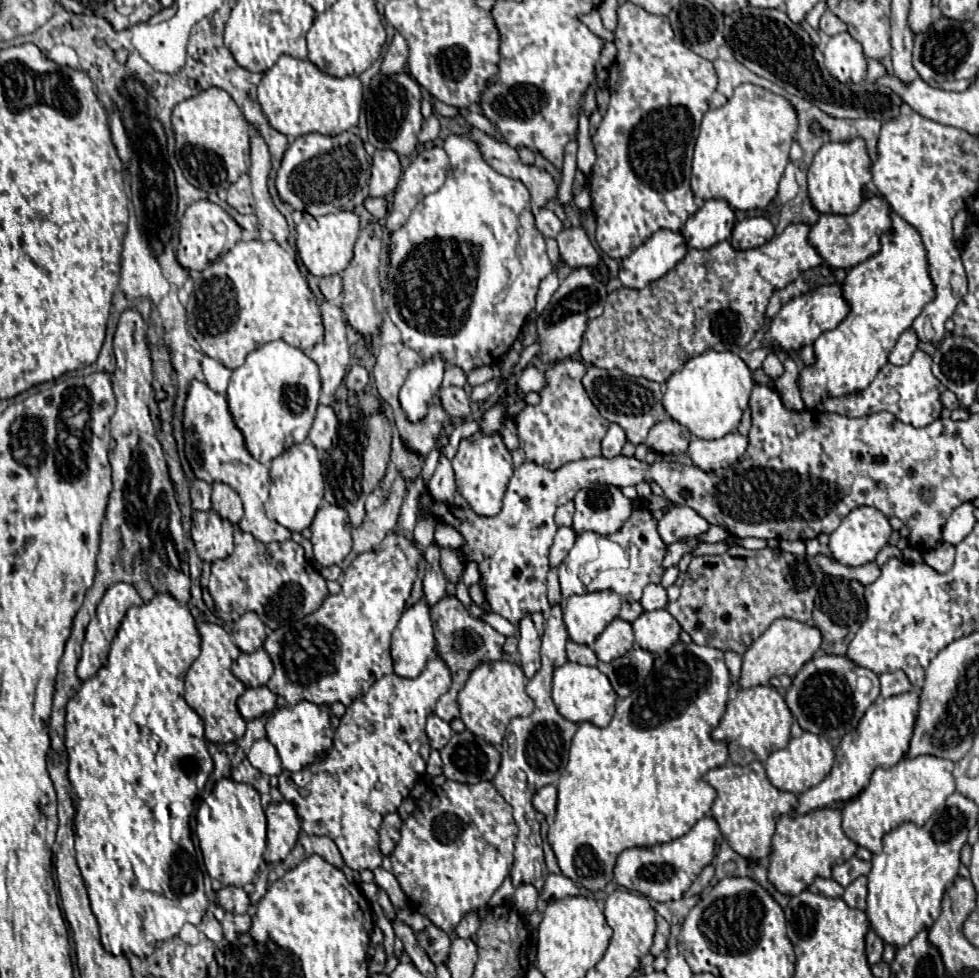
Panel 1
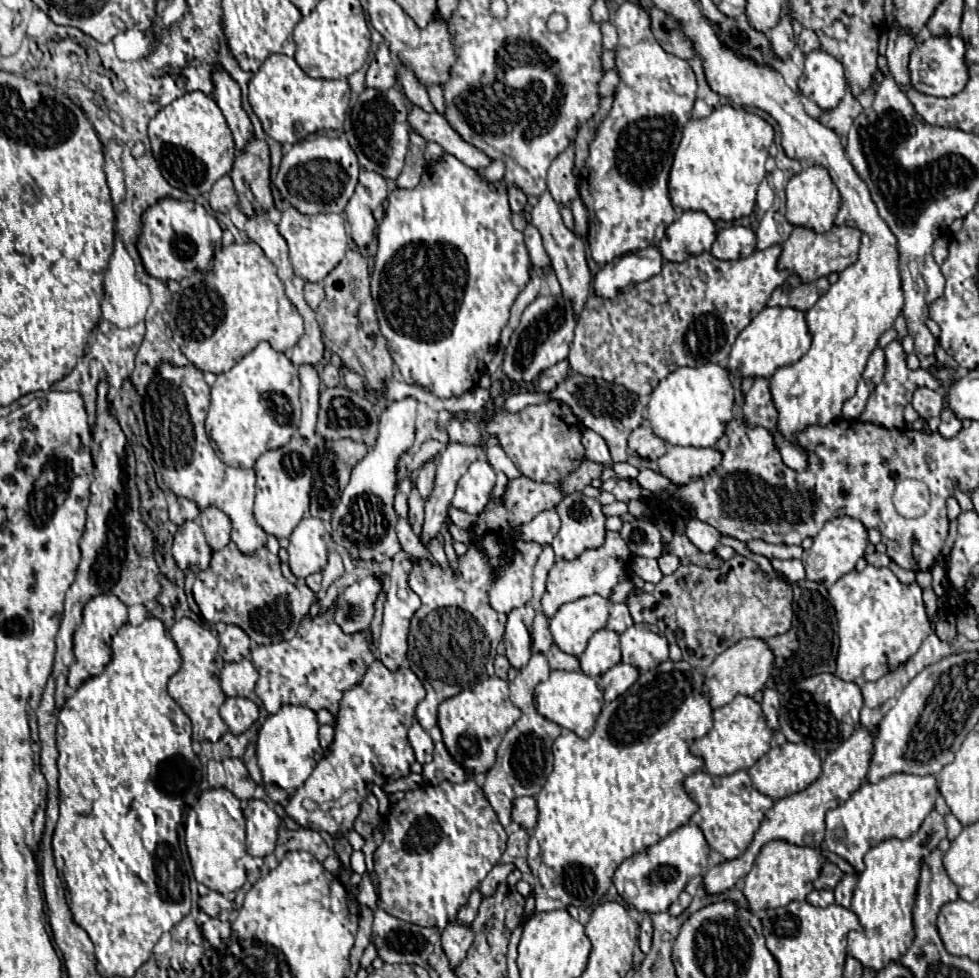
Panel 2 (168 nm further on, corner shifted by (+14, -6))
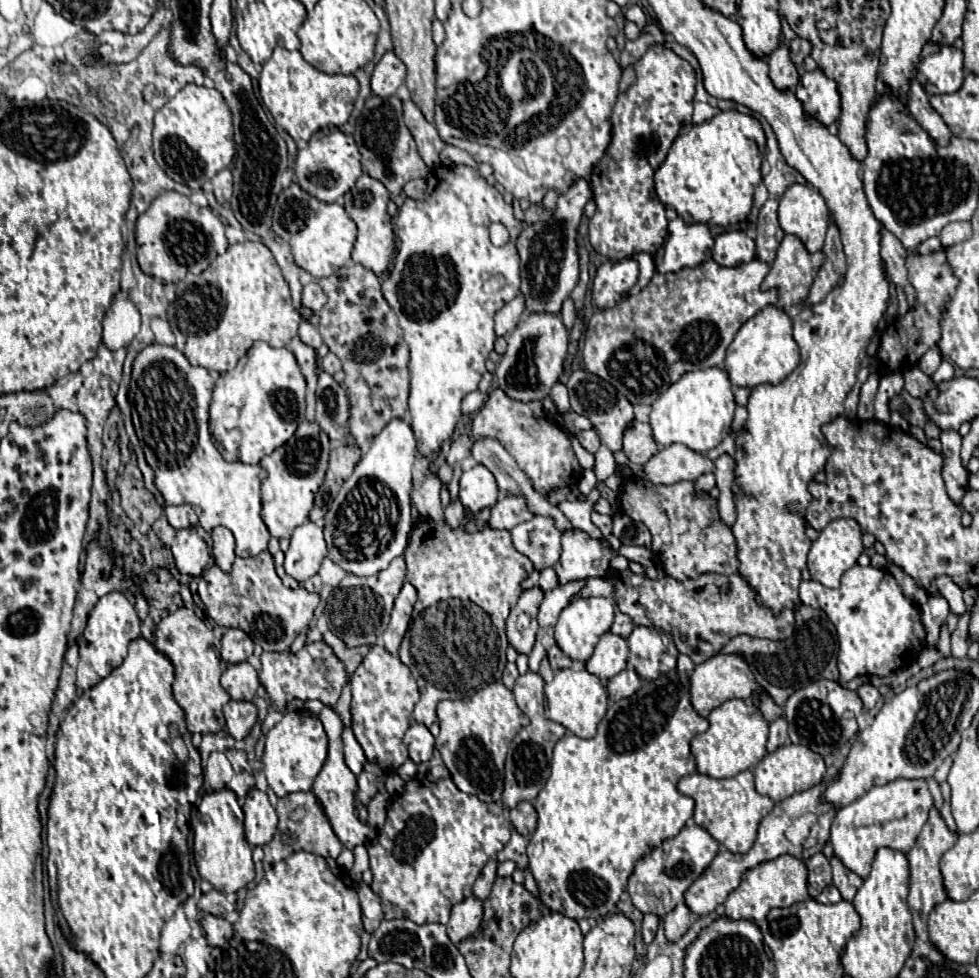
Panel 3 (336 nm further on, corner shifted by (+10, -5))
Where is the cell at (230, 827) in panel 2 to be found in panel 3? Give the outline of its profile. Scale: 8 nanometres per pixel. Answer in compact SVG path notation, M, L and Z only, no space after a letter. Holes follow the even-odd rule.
M229 789L213 791L202 797L198 805L200 822L193 828L193 857L201 879L209 881L221 893L235 893L255 877L251 847L243 833L243 809L238 797Z

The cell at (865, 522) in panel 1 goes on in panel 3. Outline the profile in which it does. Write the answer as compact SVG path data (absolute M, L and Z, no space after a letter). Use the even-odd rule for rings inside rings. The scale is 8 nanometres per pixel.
M835 519L835 521L831 521L819 533L819 539L813 541L811 551L807 555L807 567L809 567L811 579L819 581L825 587L837 589L837 585L841 585L843 573L849 571L857 563L861 553L863 553L863 531L857 525L857 521L853 521L853 519Z

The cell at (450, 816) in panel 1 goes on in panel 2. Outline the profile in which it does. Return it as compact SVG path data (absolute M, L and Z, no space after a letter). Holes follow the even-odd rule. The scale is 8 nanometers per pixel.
M471 778L461 784L449 784L445 780L439 786L425 786L421 790L405 792L405 798L391 806L383 842L373 854L377 890L383 910L405 922L425 928L437 926L443 930L451 920L457 918L459 908L469 900L469 894L499 862L501 854L505 852L505 842L507 834L499 824L495 810L491 808L483 790Z

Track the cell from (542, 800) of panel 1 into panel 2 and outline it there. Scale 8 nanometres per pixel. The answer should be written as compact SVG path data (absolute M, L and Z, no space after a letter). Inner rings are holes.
M531 796L517 798L513 802L513 812L511 812L513 822L517 822L525 830L533 830L537 826L537 802Z

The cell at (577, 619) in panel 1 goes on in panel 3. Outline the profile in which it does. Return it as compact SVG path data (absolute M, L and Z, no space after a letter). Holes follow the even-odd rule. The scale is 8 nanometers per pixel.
M579 597L575 599L571 605L567 605L561 615L559 621L555 625L555 641L561 647L561 651L565 655L569 655L571 659L577 661L587 661L599 641L599 637L603 633L607 633L611 629L613 623L613 601L607 597Z

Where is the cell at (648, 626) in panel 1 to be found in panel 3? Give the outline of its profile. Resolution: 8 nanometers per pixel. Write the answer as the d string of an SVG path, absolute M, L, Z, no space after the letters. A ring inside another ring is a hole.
M635 627L627 639L629 665L639 677L657 679L659 675L677 667L677 655L673 639L653 627Z

